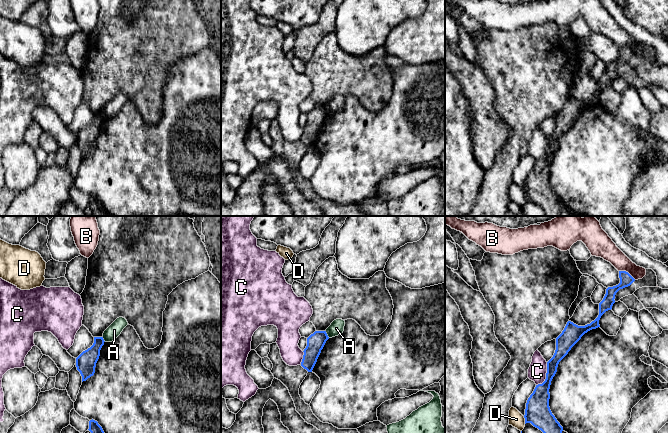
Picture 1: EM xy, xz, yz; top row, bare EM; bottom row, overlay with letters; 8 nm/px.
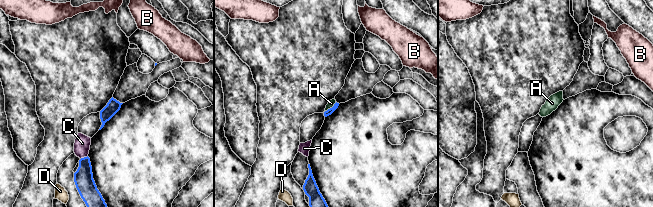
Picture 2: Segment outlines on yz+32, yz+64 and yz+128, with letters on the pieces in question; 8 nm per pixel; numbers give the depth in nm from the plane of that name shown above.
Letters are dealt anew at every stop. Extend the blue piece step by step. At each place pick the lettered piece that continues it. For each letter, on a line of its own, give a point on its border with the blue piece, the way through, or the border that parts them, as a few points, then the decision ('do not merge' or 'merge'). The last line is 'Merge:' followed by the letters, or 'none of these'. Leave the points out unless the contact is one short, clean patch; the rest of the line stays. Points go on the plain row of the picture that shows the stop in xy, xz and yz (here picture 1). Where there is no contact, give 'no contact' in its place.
A: xz (326, 110) | along xz (325, 107), (329, 113) | do not merge
B: yz (627, 48) | do not merge
C: yz (546, 151) | do not merge
D: yz (525, 196) | do not merge
Merge: none of these

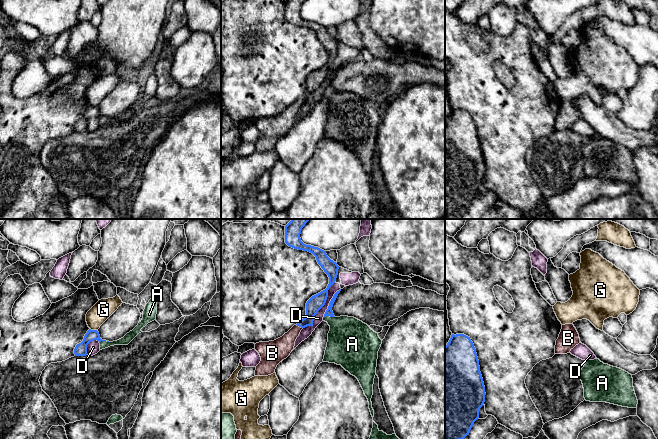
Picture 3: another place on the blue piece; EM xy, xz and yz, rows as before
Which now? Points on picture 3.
A: xz (328, 91) | along xz (334, 92), (325, 92), (323, 94) | do not merge
B: xz (299, 102) | across xz (315, 79), (310, 91), (299, 102), (279, 125) | merge
D: xz (321, 83) | do not merge
G: xy (93, 106) | do not merge
Merge: B

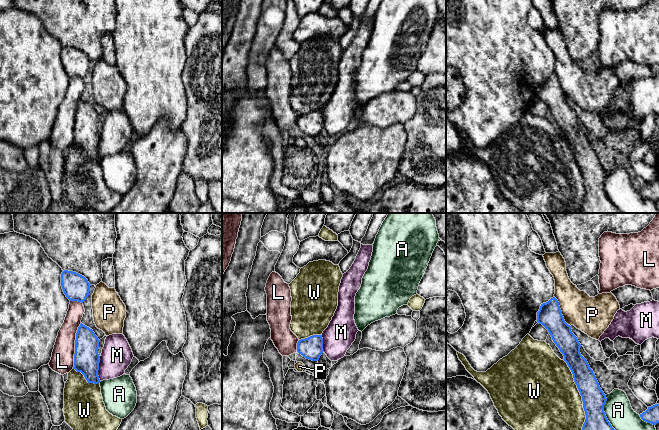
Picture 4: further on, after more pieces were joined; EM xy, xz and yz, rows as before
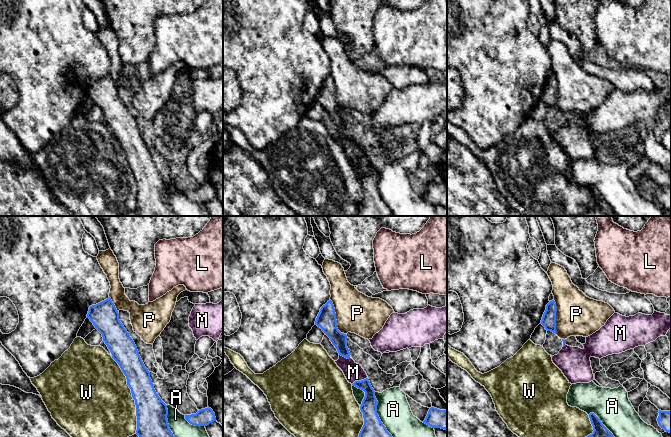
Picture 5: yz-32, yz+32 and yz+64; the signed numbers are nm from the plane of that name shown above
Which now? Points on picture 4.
A: yz (605, 192) | do not merge
L: xy (75, 122) | do not merge
M: xy (98, 145) | along xy (99, 132), (98, 154), (100, 157) | do not merge
P: yz (561, 87) | do not merge
W: yz (582, 173) | do not merge
Merge: none of these

